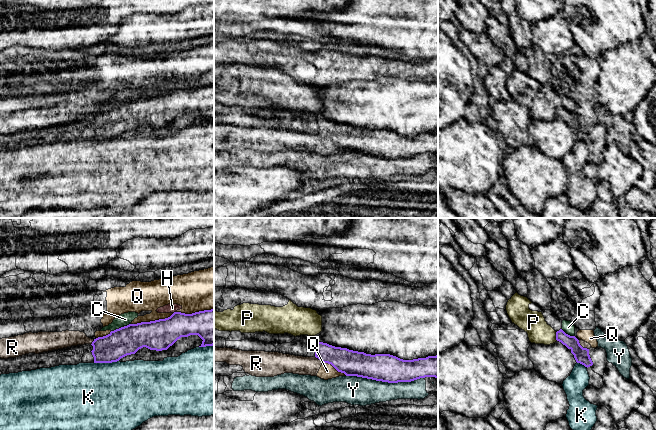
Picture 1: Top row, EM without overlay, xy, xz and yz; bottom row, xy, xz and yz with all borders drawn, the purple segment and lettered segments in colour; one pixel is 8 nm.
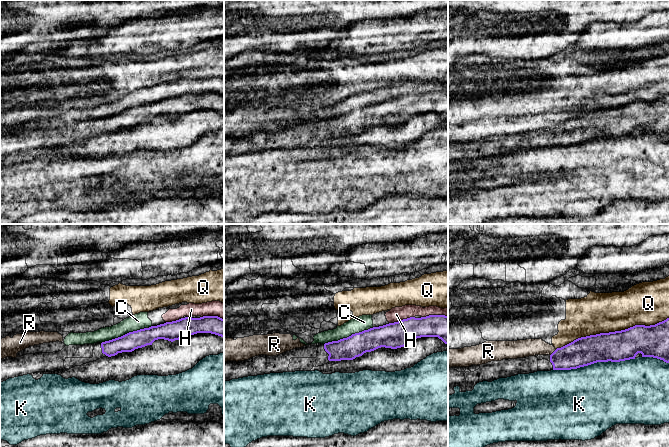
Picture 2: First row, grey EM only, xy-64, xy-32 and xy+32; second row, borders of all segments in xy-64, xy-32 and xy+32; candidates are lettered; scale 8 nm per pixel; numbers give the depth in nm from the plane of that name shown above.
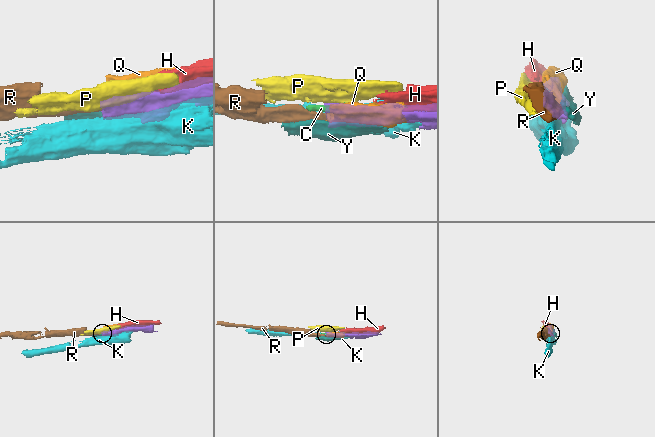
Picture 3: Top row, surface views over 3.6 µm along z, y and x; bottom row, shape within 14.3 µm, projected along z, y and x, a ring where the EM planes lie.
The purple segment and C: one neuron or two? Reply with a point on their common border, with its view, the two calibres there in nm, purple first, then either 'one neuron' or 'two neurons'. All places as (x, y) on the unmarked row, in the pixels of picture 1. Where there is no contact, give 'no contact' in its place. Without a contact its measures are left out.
meets purple in xy at (121, 103); 240 nm thick on the purple side, 100 nm on the other; two neurons

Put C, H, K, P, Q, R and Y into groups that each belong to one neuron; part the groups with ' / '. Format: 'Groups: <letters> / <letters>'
Groups: C H P / K / Q R / Y

